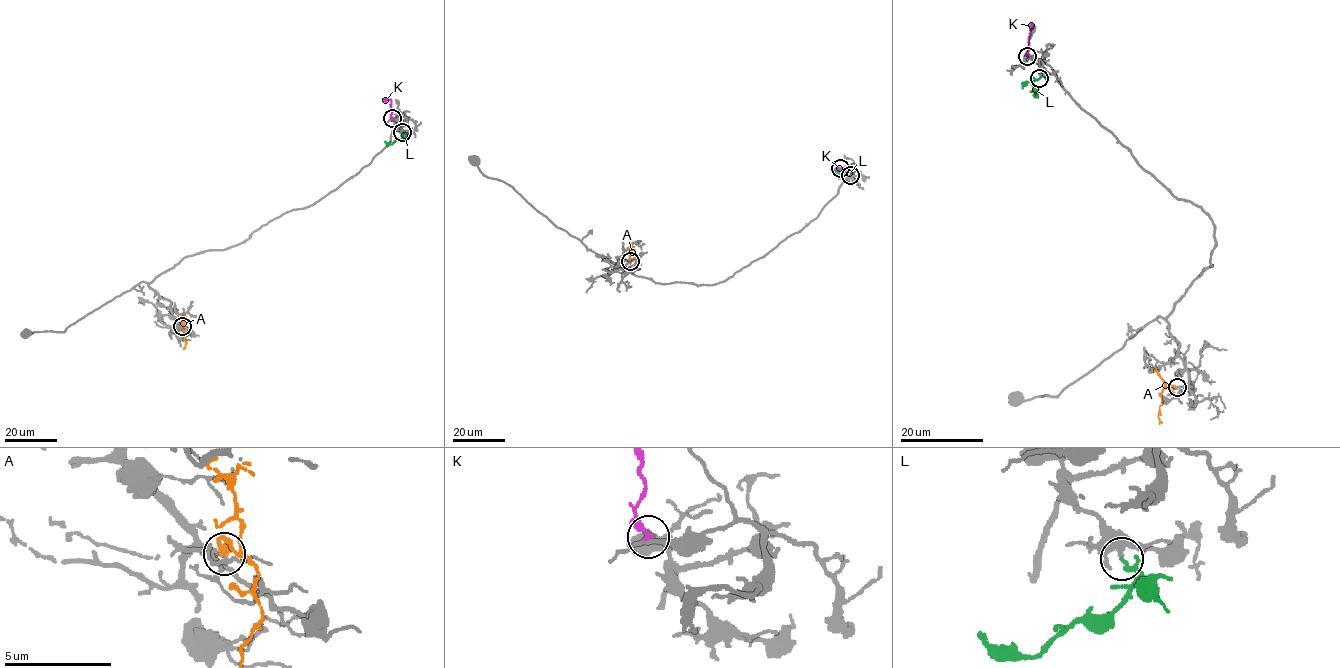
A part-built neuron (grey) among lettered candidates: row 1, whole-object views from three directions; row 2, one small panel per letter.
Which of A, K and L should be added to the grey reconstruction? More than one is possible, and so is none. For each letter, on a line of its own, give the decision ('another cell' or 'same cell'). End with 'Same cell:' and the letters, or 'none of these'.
A: another cell
K: another cell
L: same cell
Same cell: L

